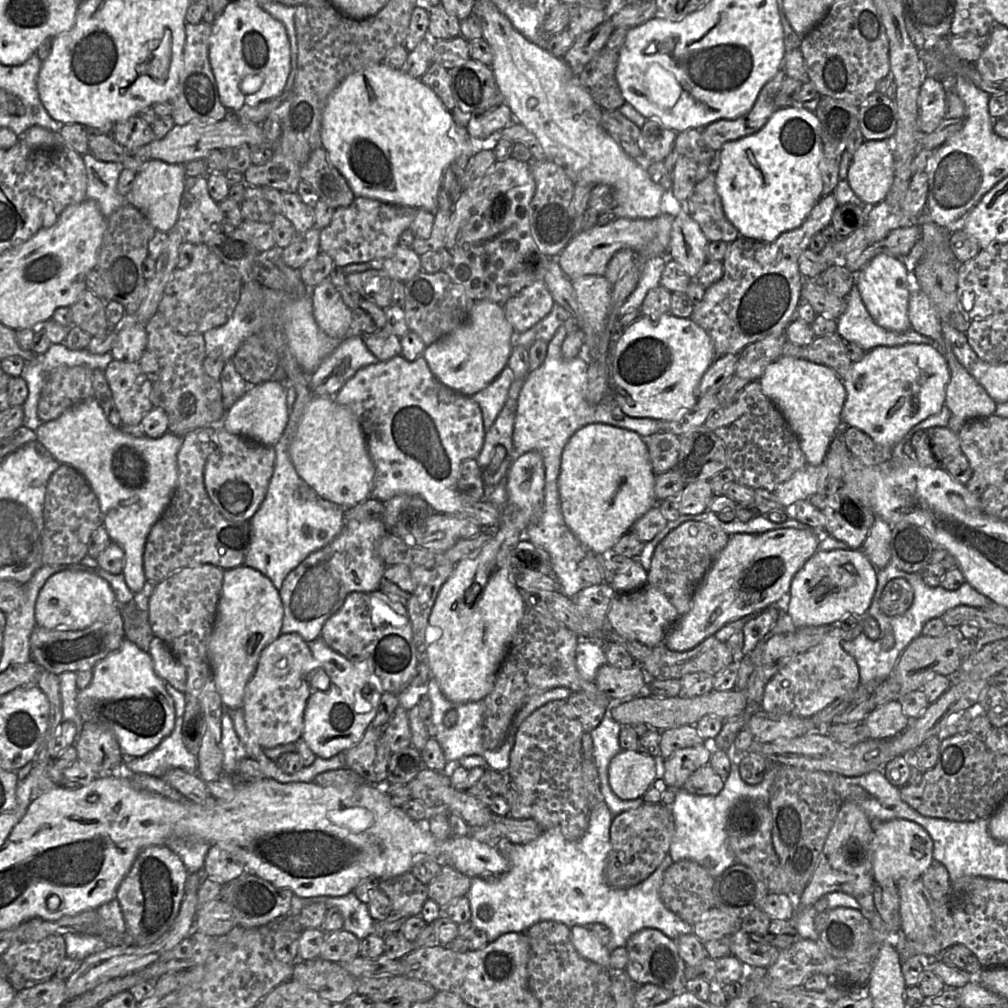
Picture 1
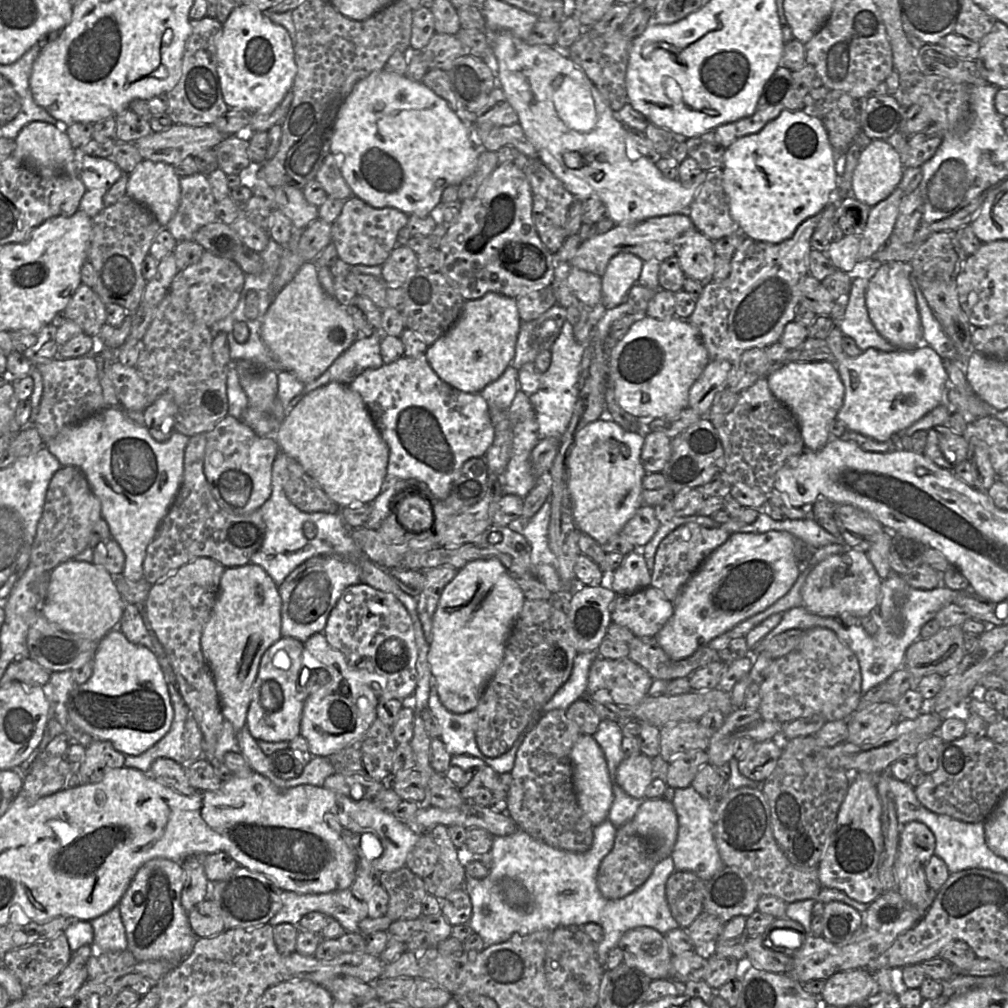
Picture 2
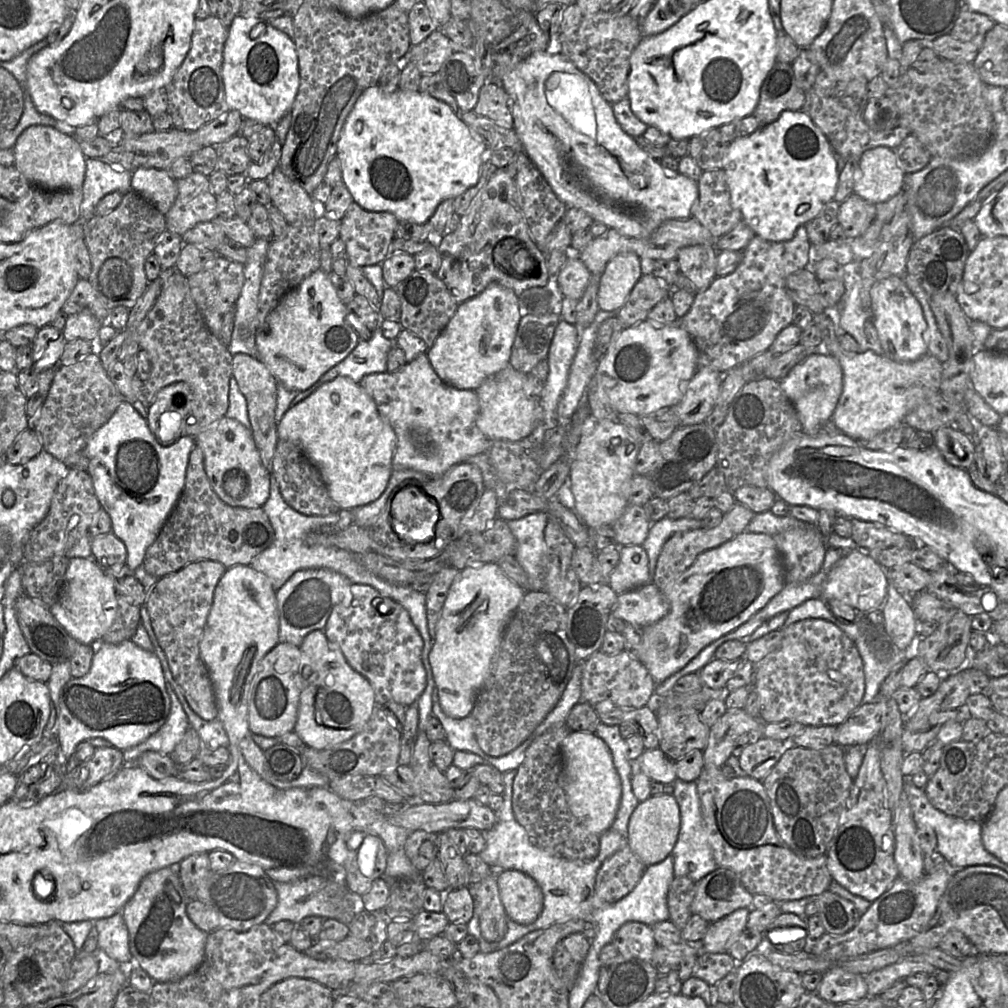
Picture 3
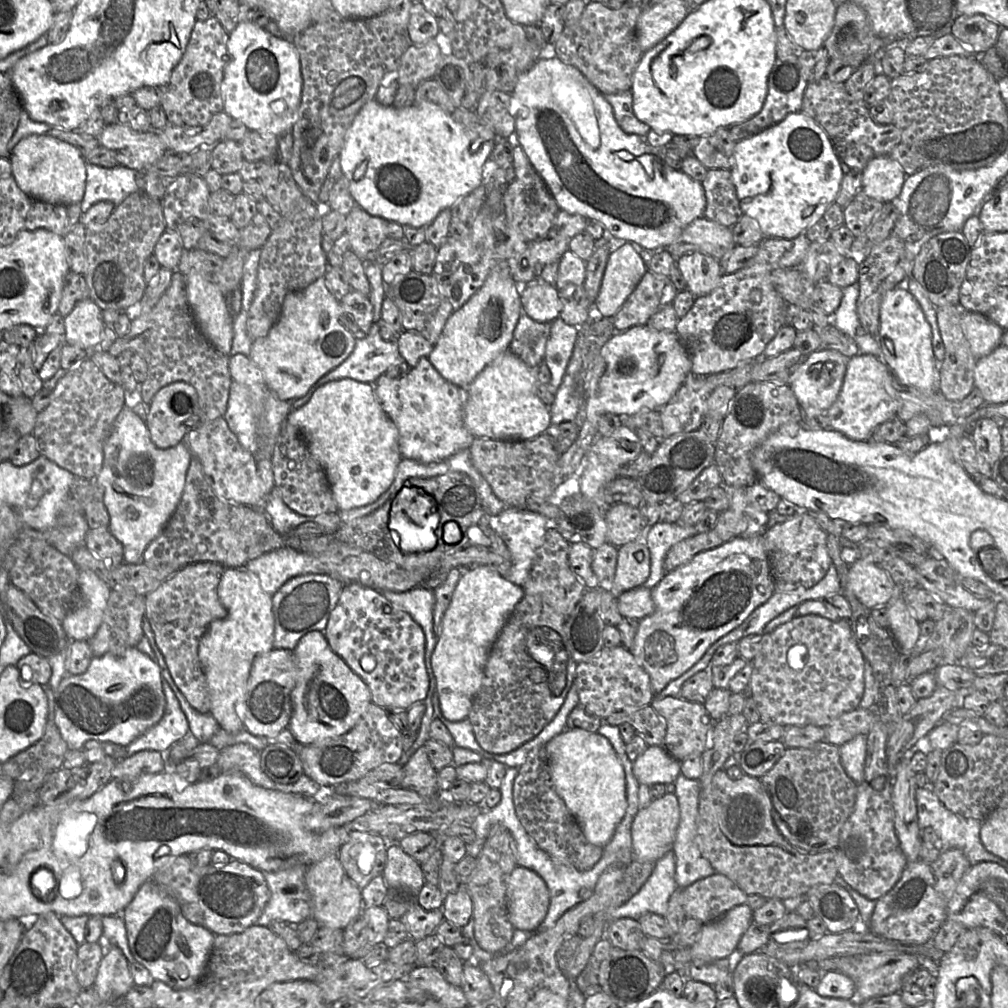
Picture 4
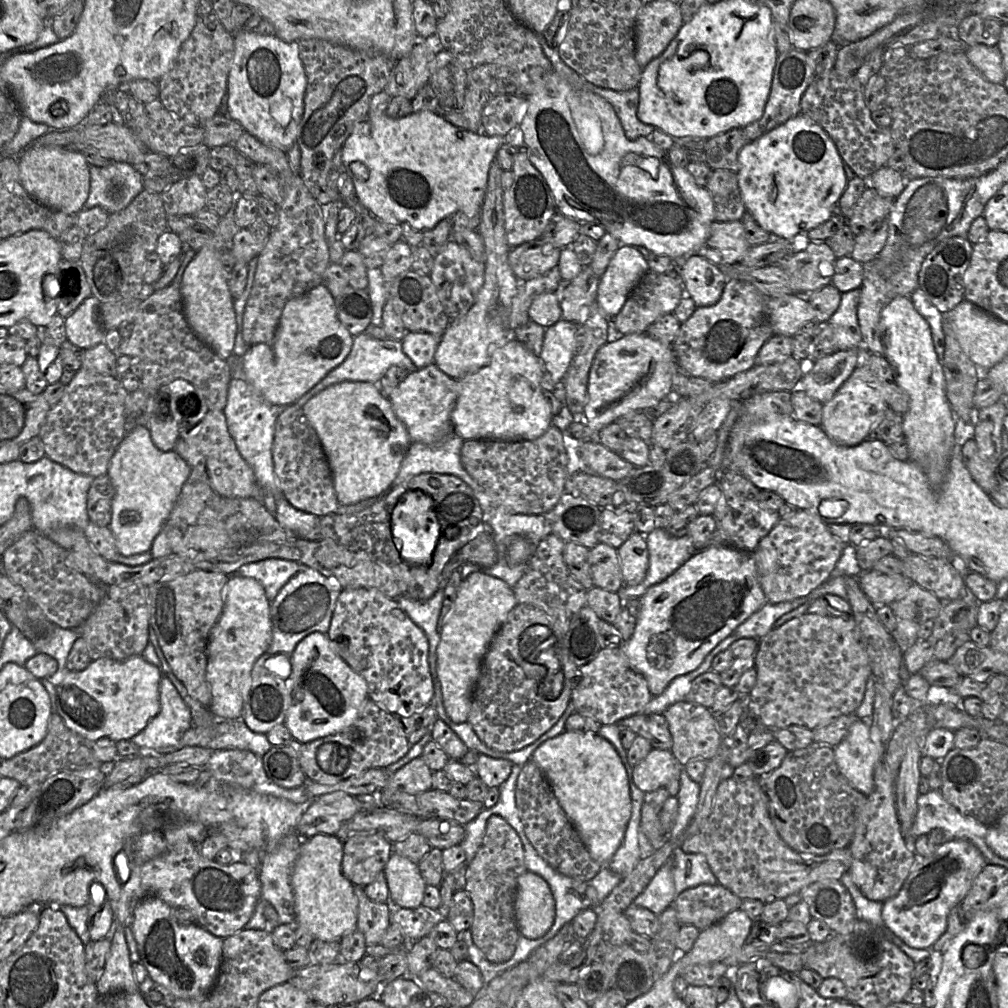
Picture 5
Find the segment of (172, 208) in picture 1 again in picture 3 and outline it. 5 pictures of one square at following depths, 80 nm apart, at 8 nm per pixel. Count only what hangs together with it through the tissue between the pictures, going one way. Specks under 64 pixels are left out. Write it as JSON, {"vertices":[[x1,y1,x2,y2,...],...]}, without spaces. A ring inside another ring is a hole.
{"vertices":[[136,167,131,173,131,190,151,202,165,215,177,195,176,180,166,169]]}

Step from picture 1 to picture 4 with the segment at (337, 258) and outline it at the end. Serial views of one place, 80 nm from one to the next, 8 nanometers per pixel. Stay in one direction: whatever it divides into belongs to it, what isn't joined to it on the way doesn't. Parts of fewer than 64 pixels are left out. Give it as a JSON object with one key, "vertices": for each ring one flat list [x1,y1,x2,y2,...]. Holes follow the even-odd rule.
{"vertices":[[355,205,346,215,345,233,349,236,351,251,361,260,366,260,369,253,388,237,388,223,384,218,373,216]]}

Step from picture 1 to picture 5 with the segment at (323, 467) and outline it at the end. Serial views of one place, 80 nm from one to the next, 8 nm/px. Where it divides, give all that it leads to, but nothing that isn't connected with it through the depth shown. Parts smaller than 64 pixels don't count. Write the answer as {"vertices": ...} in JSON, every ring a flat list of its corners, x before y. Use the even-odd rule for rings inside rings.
{"vertices":[[344,381,330,385,302,409,321,442,339,504,351,505,379,496,390,486,412,442,377,384]]}

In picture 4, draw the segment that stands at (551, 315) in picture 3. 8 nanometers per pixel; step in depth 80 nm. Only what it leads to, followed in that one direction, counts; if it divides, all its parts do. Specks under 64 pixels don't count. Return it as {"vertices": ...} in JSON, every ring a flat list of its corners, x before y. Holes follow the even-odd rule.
{"vertices":[[522,313,513,332,509,351,529,367,537,368,544,362,546,342,551,323,538,322]]}

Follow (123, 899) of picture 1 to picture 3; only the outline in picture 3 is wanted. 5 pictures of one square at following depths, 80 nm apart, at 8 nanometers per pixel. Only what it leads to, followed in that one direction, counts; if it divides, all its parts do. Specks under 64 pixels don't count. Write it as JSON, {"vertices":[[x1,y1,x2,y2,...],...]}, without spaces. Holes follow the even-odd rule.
{"vertices":[[165,867,146,875,121,910,134,964,144,969,155,982,179,980,197,969,204,959,208,934,189,919,186,912,188,901,177,867]]}

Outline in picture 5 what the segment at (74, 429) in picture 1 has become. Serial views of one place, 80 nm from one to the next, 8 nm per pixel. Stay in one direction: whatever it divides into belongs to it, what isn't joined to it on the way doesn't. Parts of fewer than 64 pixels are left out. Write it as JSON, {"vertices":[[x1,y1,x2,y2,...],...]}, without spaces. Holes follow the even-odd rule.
{"vertices":[[135,426,125,435,107,470,115,489,109,529,121,555,127,557,151,549,190,472,191,467,176,451,163,452,154,446,147,427]]}

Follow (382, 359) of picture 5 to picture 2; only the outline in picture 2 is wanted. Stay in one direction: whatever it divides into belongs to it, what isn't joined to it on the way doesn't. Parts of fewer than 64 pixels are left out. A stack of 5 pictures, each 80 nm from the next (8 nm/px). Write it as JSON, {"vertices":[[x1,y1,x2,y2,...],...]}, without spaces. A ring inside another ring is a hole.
{"vertices":[[378,330,370,337,356,339,320,377,305,384,301,393,291,400,289,408,293,408,304,396,328,383,349,385,365,370,381,367,384,364,380,352,383,336,382,330]]}

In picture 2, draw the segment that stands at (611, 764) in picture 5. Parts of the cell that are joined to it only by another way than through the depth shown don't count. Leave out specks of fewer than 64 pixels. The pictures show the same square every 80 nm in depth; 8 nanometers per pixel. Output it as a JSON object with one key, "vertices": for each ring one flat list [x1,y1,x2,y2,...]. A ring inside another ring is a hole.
{"vertices":[[581,734,571,753,573,767,573,785,579,806,593,826,608,819,609,810,614,800,612,782,608,772,603,750,592,735]]}

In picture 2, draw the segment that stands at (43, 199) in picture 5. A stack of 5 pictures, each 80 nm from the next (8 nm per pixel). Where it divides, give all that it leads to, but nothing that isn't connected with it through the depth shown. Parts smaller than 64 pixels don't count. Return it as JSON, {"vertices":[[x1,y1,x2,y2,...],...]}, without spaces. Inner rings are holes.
{"vertices":[[31,122,22,128,15,141,13,155,40,175,77,169,77,151,67,134,52,124]]}

